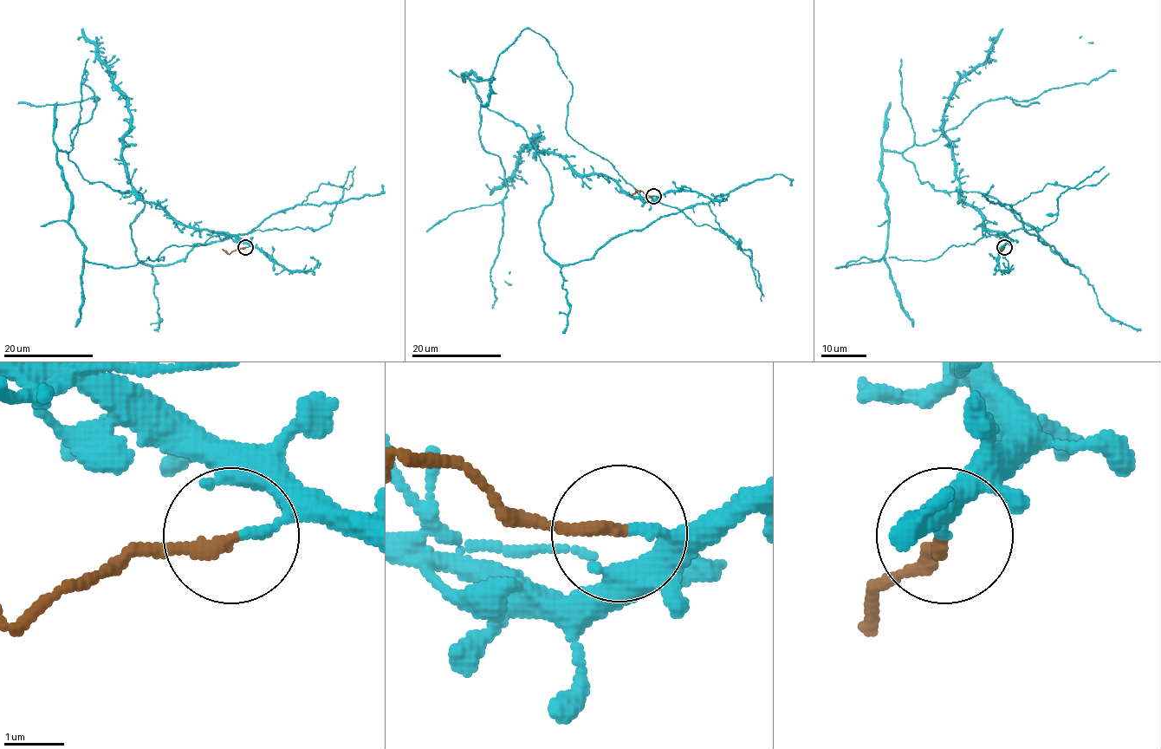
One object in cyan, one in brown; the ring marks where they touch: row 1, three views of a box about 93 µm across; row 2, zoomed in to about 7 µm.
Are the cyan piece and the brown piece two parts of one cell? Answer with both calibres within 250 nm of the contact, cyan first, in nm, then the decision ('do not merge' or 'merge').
140/220 nm | do not merge

